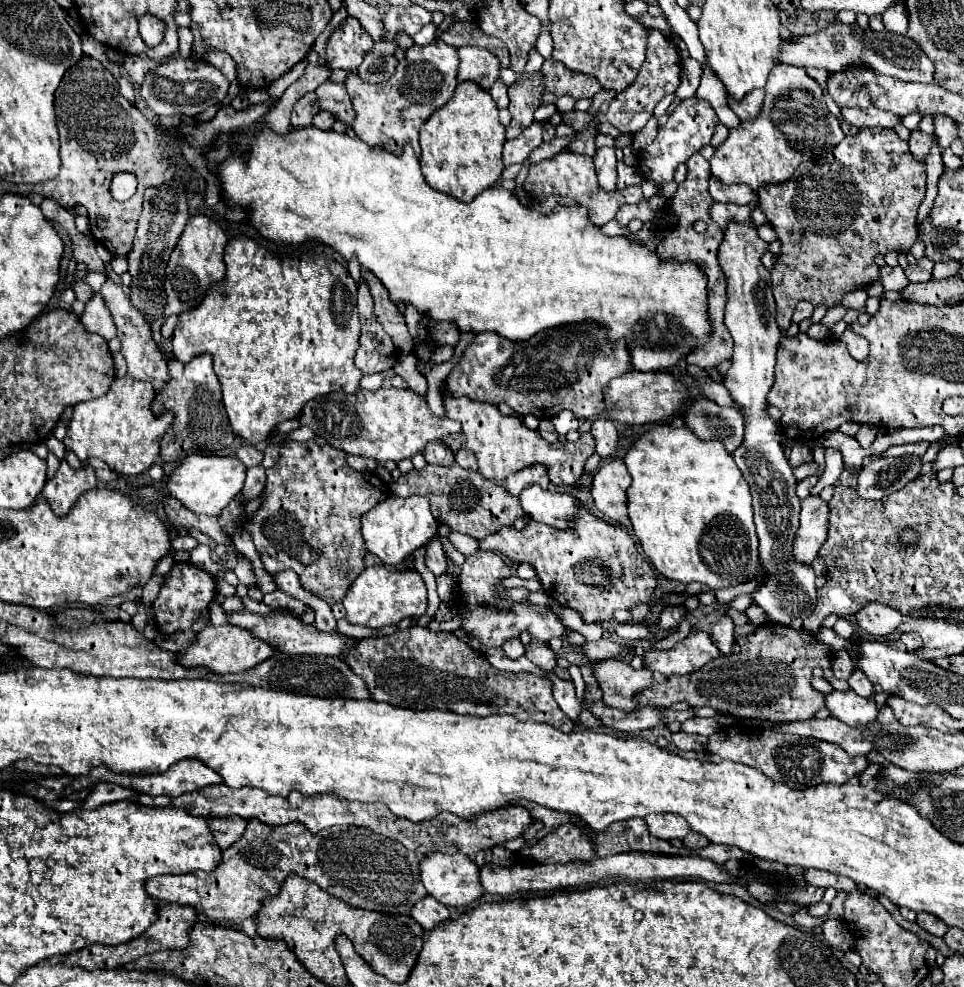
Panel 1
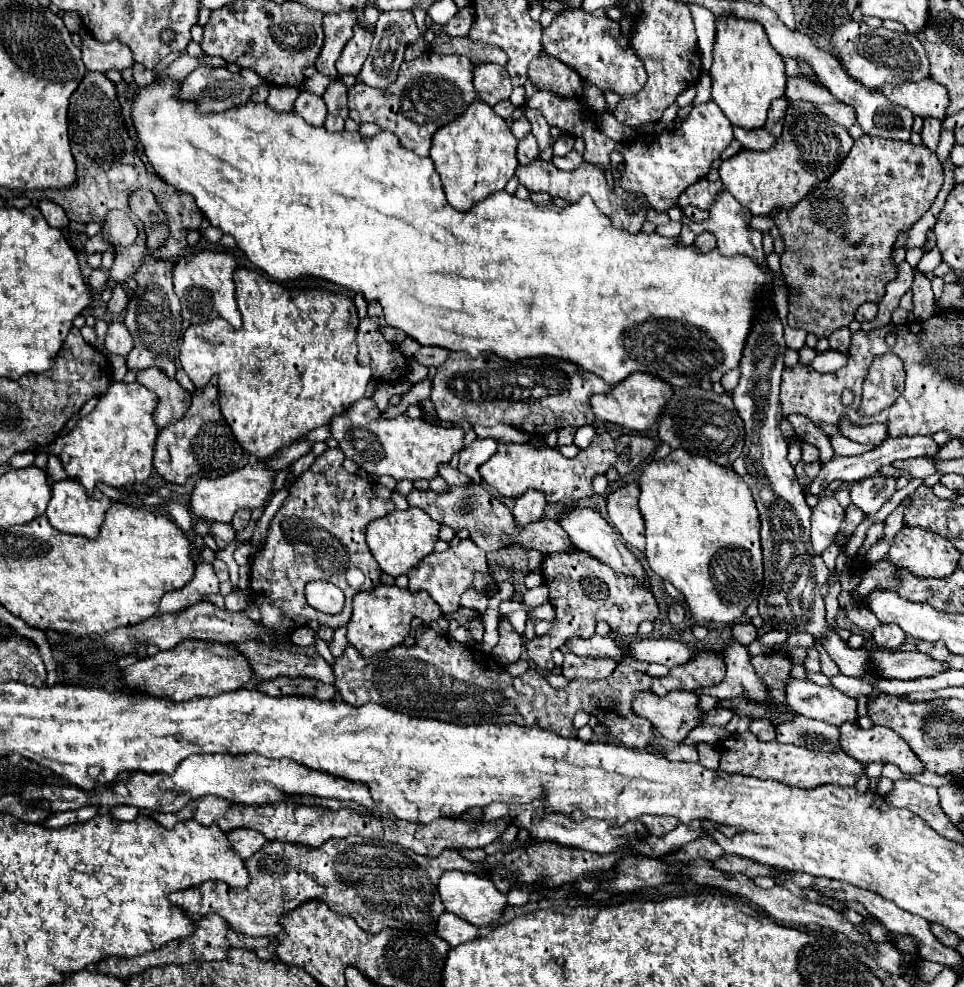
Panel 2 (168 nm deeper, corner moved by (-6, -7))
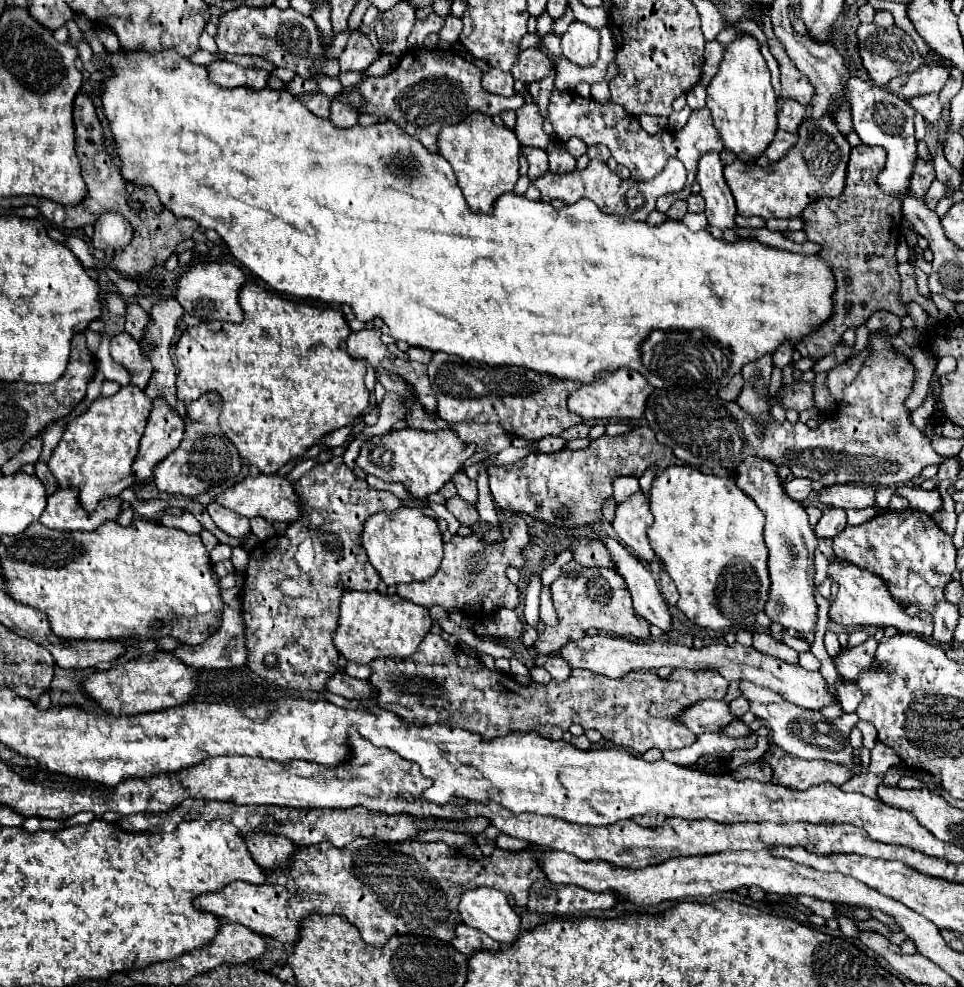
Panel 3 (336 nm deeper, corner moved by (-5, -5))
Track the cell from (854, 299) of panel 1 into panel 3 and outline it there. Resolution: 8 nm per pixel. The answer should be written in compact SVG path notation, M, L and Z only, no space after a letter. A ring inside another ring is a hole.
M876 310L872 314L872 318L868 318L866 322L868 330L870 332L876 332L876 330L882 330L882 328L888 328L892 334L896 334L900 330L900 318L892 312L886 312L886 310Z

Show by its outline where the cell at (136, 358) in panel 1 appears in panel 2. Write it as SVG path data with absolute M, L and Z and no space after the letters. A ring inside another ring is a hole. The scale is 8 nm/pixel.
M149 368L149 372L139 372L137 382L149 388L151 392L157 394L159 404L157 410L153 412L155 426L163 430L165 426L173 424L175 420L181 420L191 404L191 394L185 392L177 380L163 376L159 368Z

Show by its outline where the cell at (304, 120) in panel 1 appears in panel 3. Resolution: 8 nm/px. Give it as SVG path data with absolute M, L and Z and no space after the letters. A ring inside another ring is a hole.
M316 92L316 94L304 94L304 102L302 102L314 116L318 118L328 118L330 112L330 100L324 98L324 94Z

